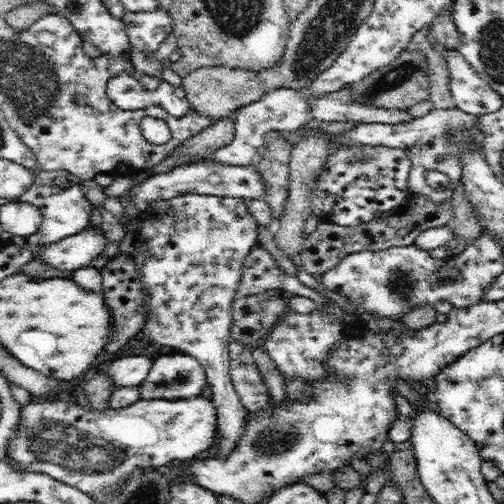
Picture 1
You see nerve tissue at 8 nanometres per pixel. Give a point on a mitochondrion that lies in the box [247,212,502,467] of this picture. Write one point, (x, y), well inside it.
(275, 442)

